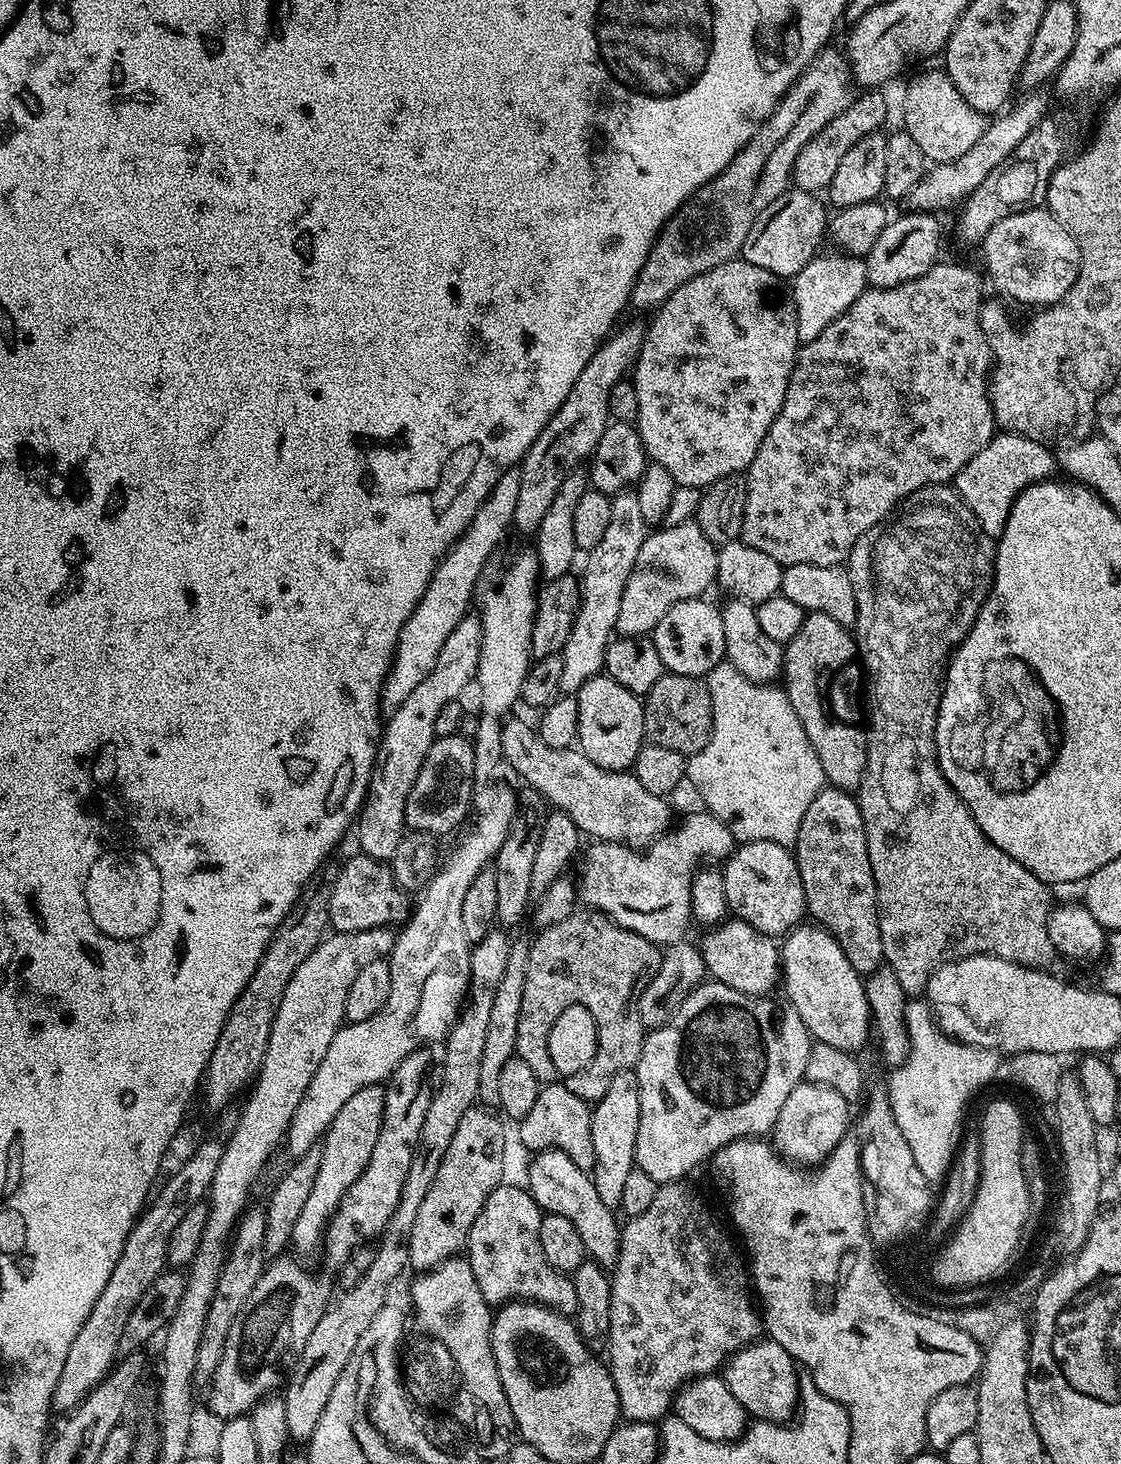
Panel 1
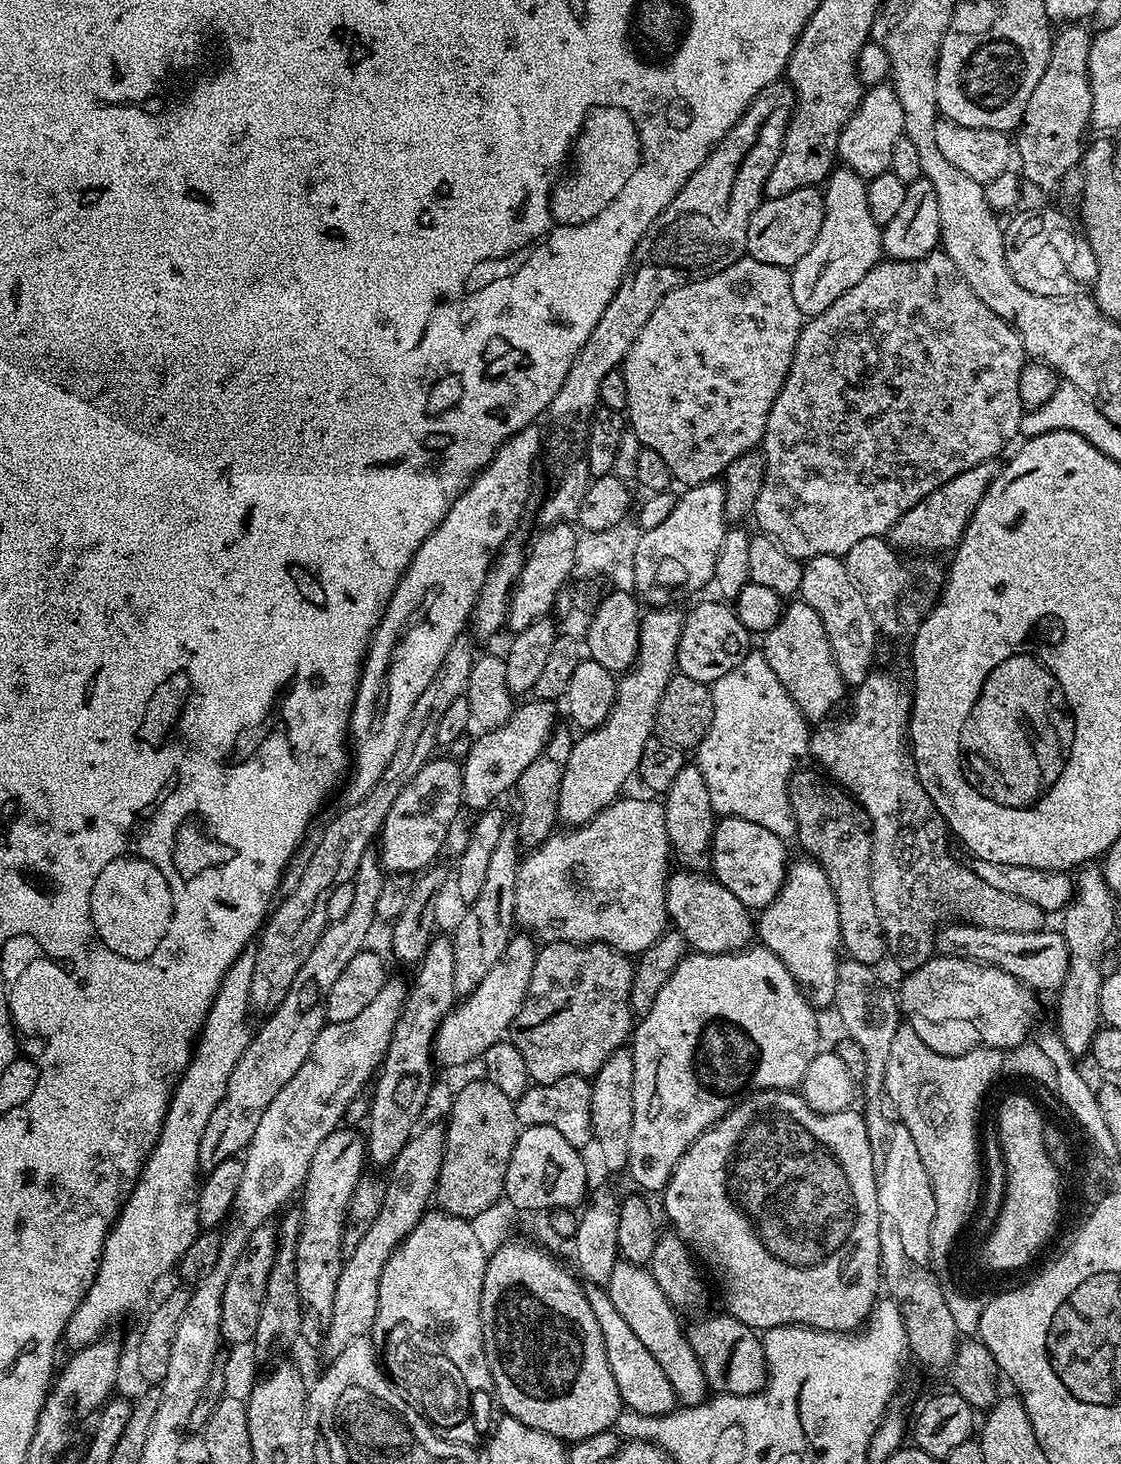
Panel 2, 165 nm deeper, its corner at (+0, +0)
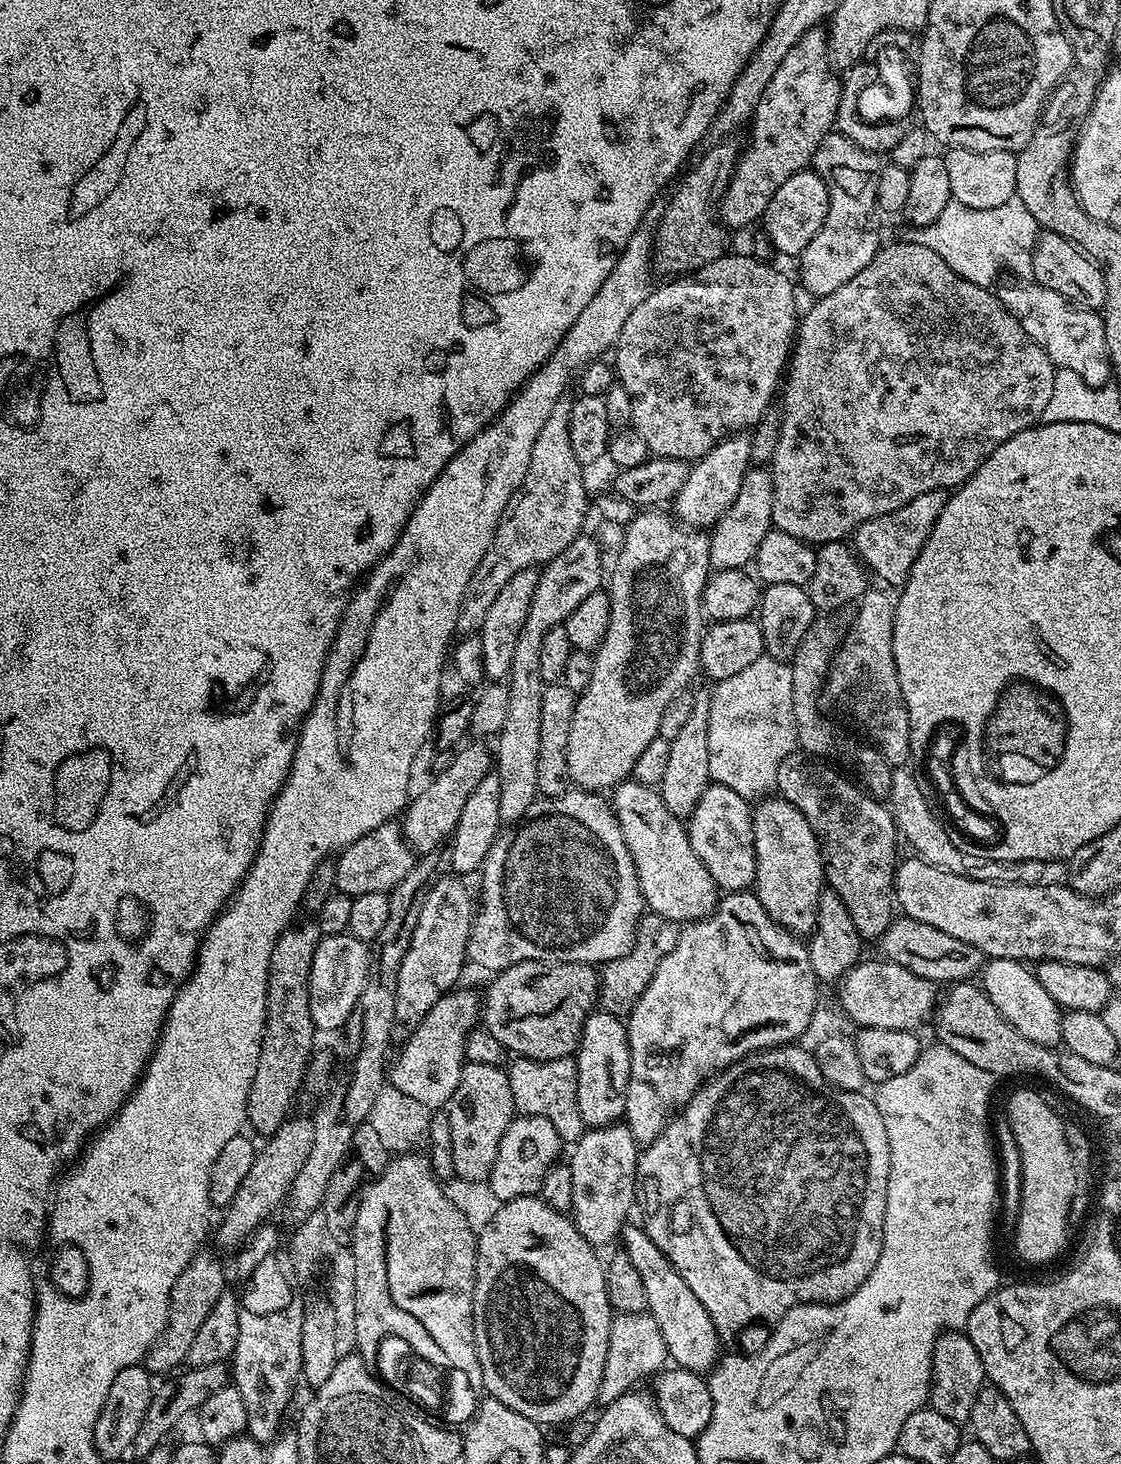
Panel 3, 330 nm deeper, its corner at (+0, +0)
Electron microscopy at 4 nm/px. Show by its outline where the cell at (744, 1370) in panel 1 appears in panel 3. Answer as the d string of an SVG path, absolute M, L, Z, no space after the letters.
M639 1223L625 1224L618 1237L622 1251L634 1262L638 1274L642 1274L642 1286L646 1289L646 1309L649 1316L658 1322L658 1330L662 1330L662 1342L666 1342L669 1361L675 1367L685 1368L701 1374L711 1373L722 1355L722 1341L714 1330L714 1322L710 1322L710 1314L706 1314L706 1306L698 1302L694 1290L686 1286L682 1274L668 1261L666 1254L654 1246L650 1234Z

